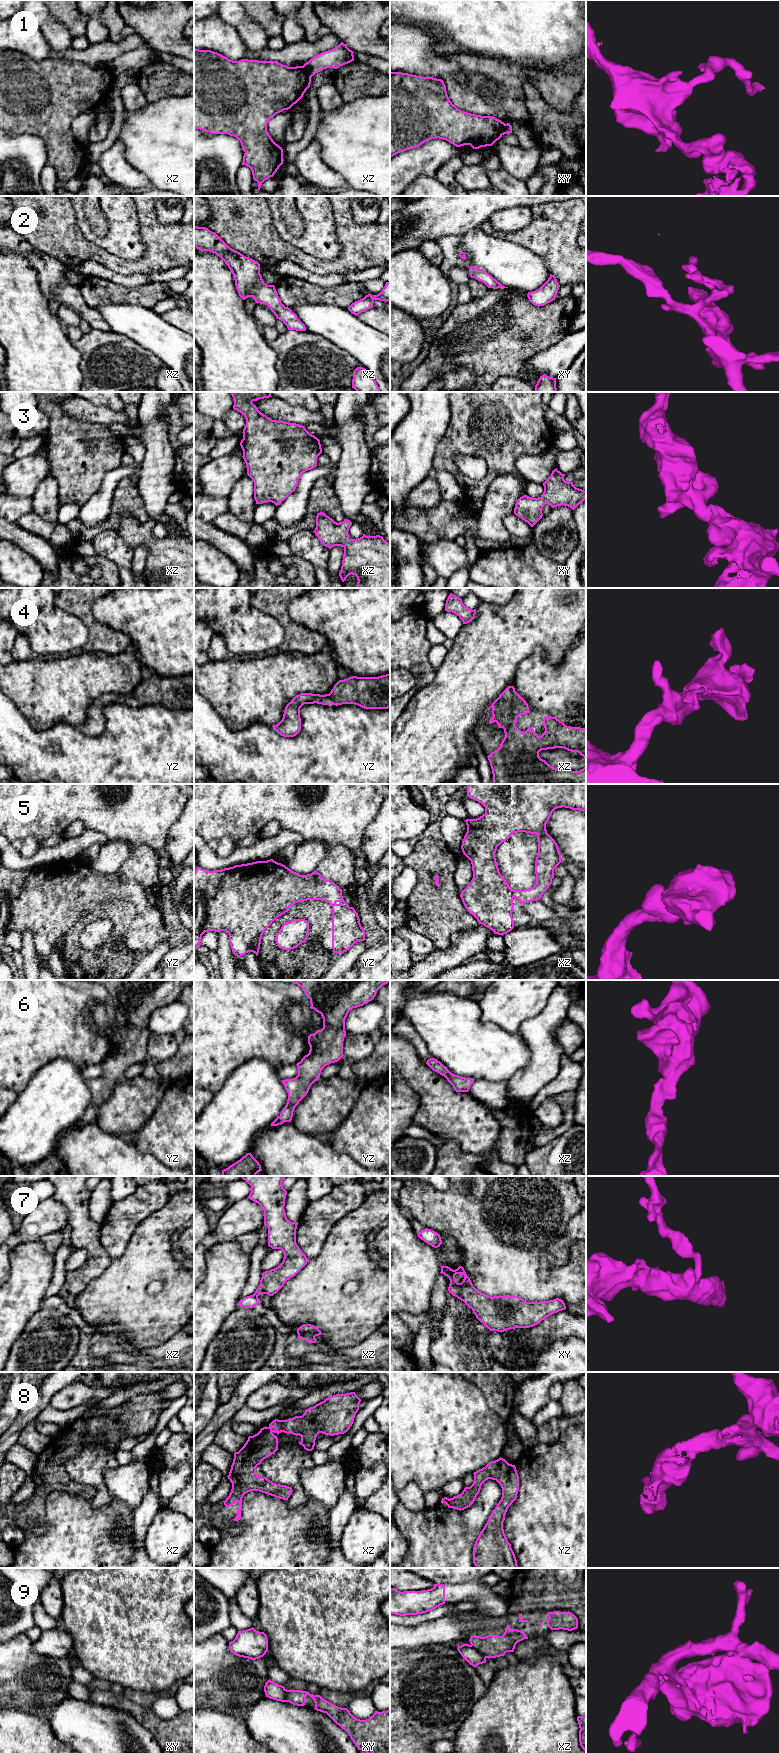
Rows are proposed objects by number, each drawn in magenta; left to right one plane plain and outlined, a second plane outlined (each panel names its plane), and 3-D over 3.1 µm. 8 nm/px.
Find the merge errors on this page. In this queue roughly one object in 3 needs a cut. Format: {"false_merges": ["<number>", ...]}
{"false_merges": ["1", "7", "9"]}

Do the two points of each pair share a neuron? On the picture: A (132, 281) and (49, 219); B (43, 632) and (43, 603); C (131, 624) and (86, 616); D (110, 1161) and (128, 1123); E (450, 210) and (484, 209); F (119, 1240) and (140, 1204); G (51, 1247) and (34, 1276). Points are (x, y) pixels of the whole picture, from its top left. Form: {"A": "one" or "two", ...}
{"A": "two", "B": "one", "C": "two", "D": "two", "E": "one", "F": "one", "G": "two"}

